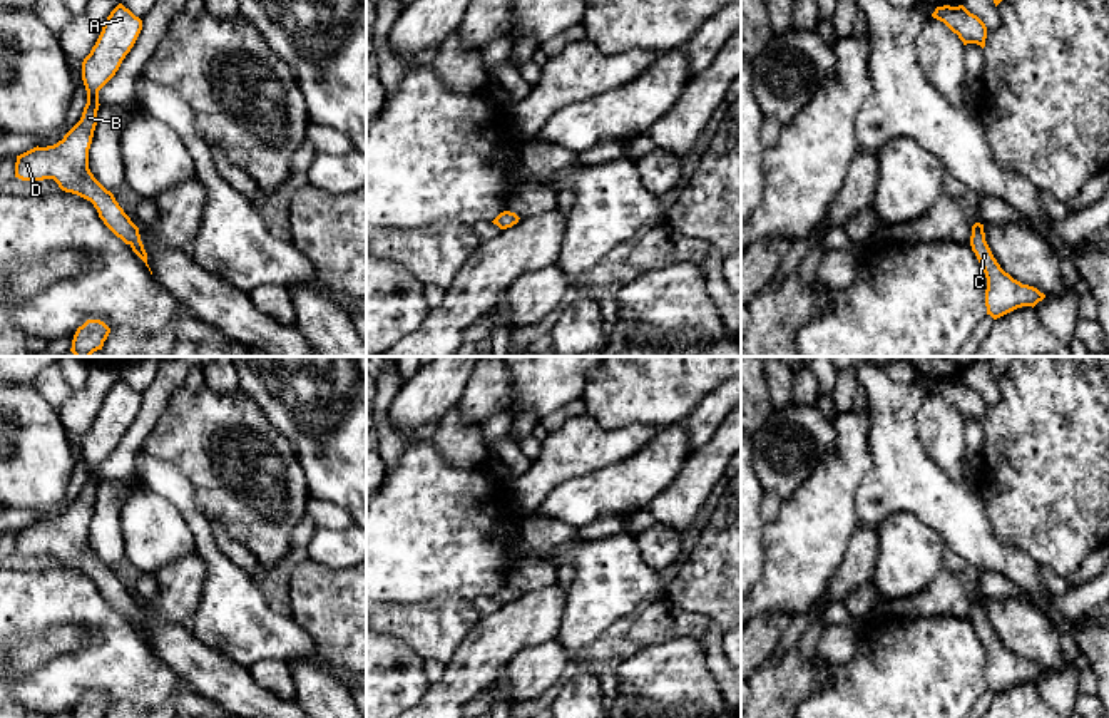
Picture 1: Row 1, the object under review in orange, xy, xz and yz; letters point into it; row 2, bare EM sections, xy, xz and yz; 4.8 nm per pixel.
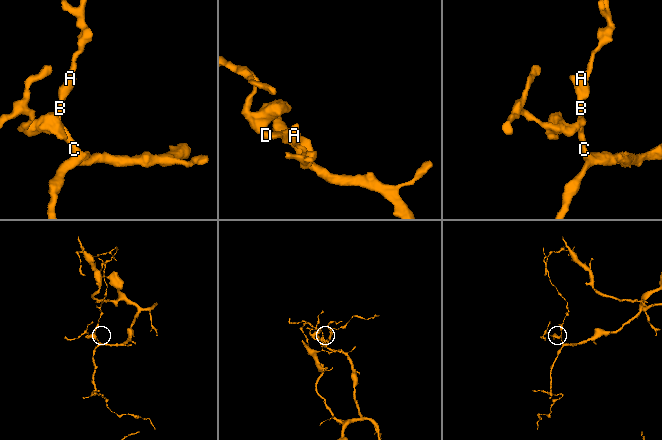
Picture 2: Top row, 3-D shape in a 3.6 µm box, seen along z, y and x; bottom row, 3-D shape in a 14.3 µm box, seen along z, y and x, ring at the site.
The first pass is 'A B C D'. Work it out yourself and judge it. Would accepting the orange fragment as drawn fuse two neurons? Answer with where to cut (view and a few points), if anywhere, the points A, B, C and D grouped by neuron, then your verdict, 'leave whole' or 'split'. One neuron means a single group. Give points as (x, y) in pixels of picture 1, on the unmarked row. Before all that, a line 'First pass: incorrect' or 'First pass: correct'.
First pass: correct
cut none; groups A B C D; leave whole

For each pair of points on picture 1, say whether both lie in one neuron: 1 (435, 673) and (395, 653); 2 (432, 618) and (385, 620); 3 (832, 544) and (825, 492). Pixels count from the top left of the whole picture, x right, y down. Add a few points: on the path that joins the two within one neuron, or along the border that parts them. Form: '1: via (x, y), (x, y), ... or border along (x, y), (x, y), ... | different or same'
1: border along (424, 660), (424, 673), (430, 682) | different
2: via (420, 620), (397, 620) | same
3: via (825, 531), (825, 506) | same

